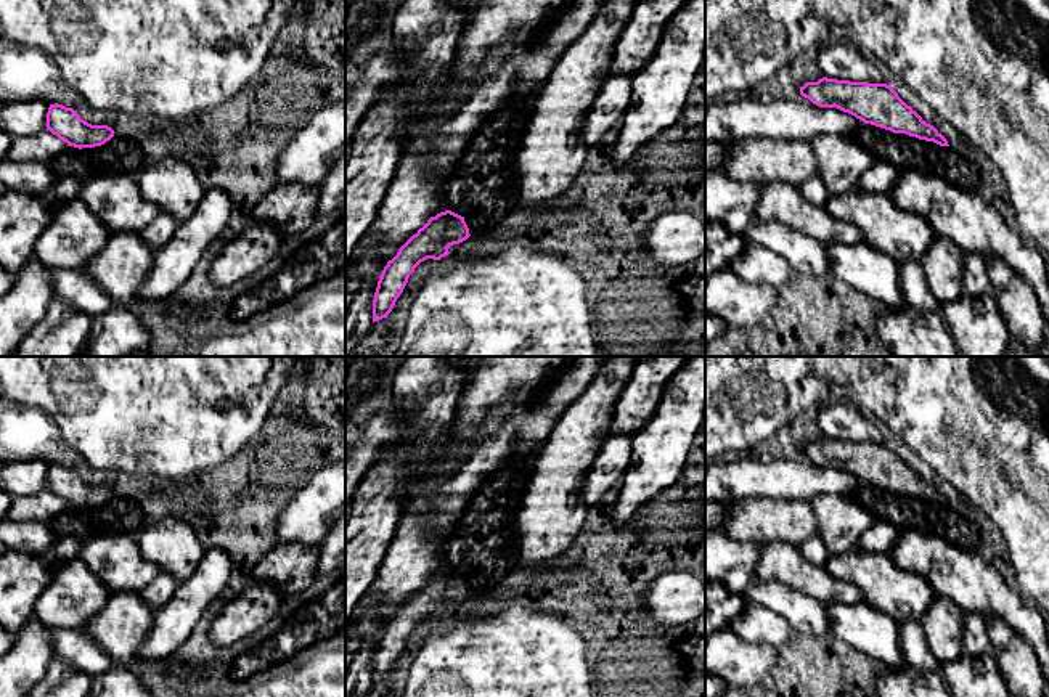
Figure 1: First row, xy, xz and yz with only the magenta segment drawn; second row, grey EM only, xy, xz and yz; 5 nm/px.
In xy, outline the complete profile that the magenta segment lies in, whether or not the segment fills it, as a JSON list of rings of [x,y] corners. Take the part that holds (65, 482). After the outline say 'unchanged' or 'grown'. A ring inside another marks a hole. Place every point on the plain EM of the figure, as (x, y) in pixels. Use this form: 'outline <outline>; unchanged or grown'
outline [[[50,464],[47,472],[47,490],[74,507],[101,506],[114,496],[108,485],[92,485],[77,471],[63,464]]]; unchanged

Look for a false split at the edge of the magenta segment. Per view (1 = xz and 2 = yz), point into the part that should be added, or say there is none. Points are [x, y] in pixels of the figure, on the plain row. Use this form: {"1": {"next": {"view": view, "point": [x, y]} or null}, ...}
{"1": {"next": null}, "2": {"next": null}}

